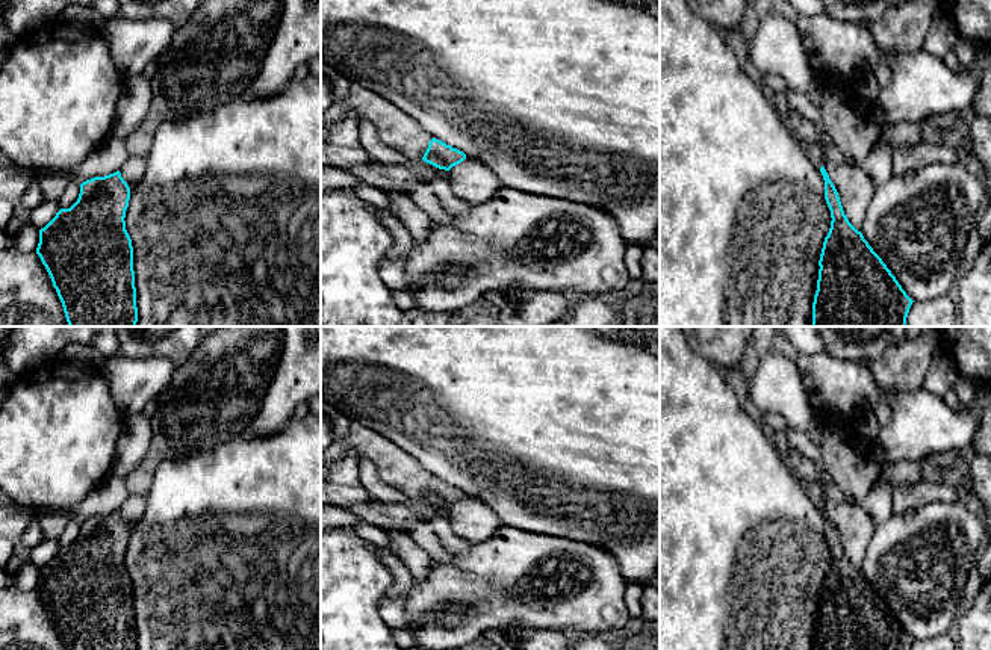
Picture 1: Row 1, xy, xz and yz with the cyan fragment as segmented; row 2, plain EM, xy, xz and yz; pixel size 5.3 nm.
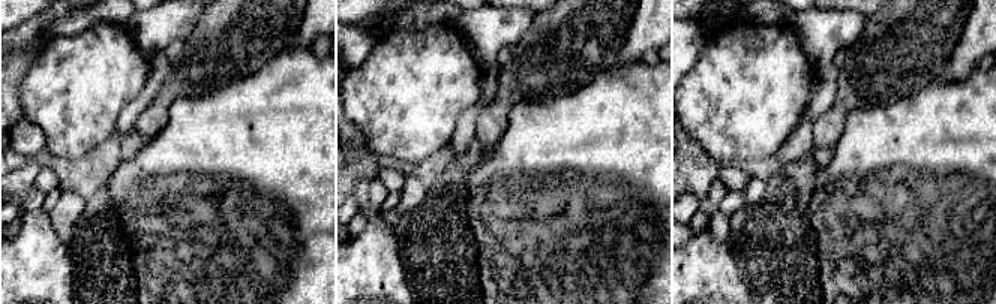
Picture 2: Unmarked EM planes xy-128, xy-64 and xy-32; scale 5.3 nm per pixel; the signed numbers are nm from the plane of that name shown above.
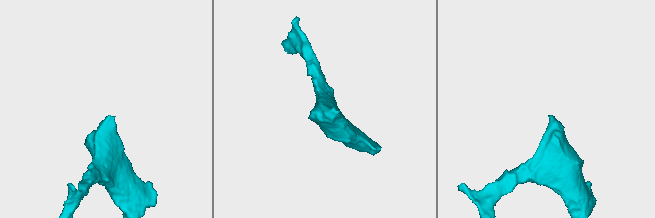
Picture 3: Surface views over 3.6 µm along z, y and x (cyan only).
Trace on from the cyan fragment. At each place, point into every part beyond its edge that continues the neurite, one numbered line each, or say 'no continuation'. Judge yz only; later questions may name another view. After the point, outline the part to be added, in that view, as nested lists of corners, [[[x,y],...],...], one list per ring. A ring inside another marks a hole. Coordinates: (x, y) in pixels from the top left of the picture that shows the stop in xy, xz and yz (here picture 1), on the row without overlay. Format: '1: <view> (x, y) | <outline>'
1: yz (816, 492) | [[[802,481],[805,493],[811,497],[815,506],[825,505],[825,490],[822,485],[809,481]]]

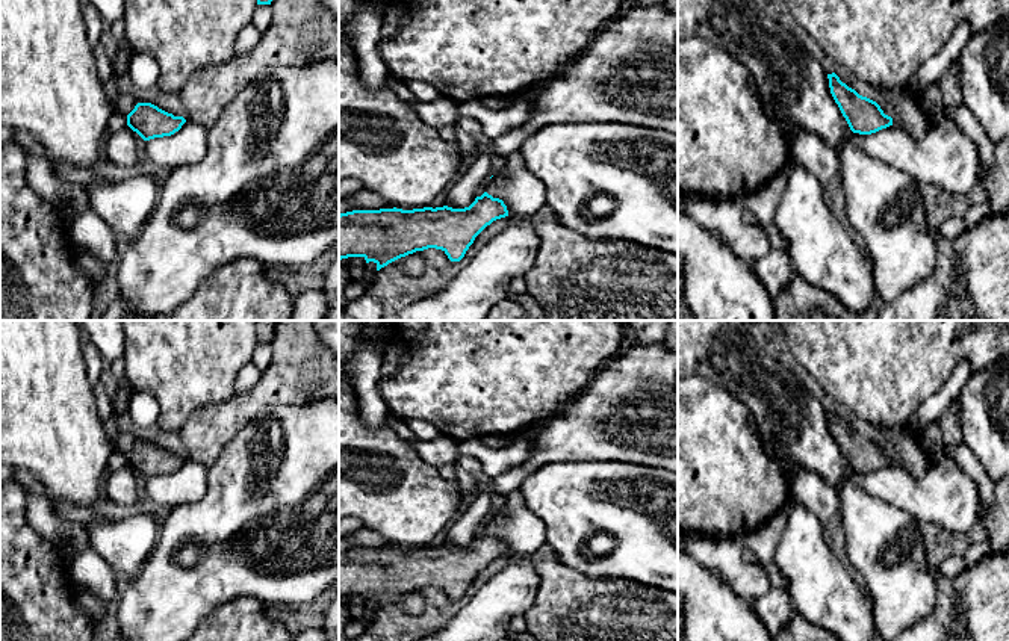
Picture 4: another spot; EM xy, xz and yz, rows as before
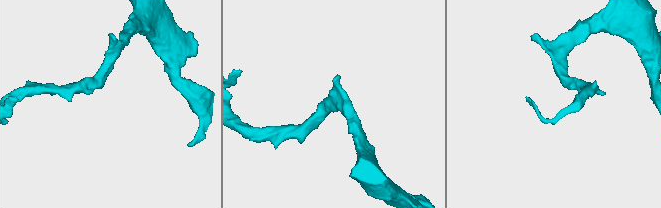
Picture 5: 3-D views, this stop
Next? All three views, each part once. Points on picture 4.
no continuation

